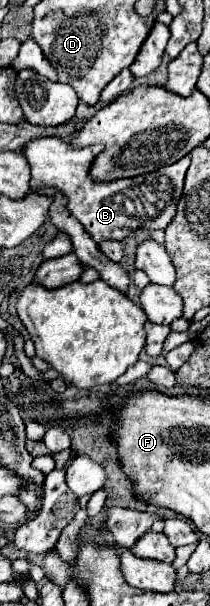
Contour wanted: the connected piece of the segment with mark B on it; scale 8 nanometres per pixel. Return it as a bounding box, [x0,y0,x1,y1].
[19,136,189,244]

